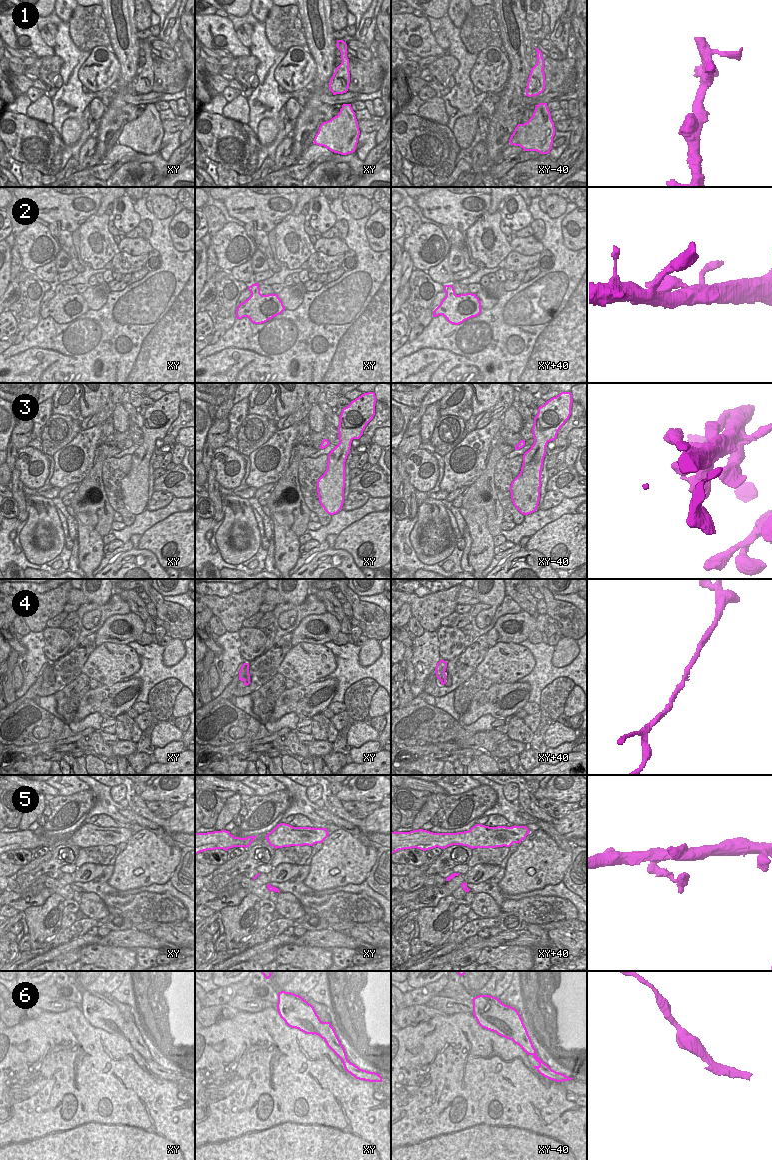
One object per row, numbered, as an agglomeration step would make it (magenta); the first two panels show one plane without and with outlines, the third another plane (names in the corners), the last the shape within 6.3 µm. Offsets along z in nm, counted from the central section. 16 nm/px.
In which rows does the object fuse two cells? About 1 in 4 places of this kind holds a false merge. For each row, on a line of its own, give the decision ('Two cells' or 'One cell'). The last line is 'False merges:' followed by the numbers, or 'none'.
1: One cell
2: One cell
3: One cell
4: One cell
5: One cell
6: One cell
False merges: none

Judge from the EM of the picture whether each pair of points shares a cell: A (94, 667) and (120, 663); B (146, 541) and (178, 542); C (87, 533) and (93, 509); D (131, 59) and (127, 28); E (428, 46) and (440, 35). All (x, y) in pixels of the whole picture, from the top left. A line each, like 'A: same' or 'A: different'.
A: same
B: same
C: different
D: same
E: different

